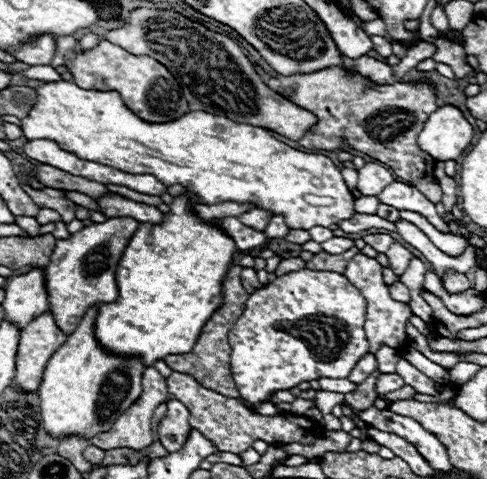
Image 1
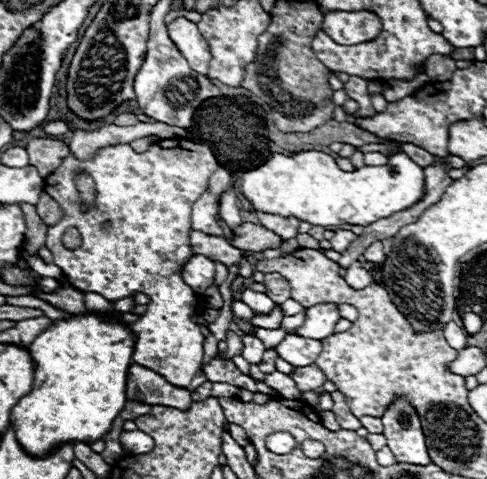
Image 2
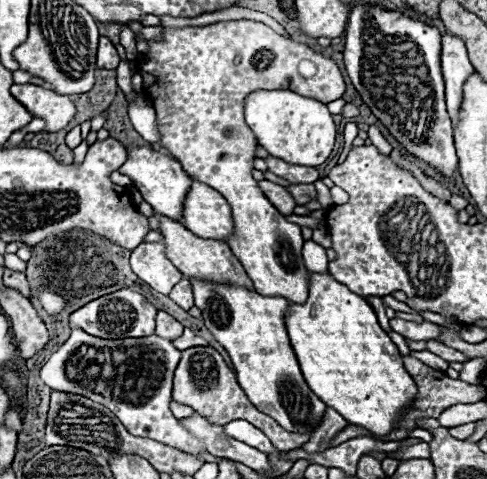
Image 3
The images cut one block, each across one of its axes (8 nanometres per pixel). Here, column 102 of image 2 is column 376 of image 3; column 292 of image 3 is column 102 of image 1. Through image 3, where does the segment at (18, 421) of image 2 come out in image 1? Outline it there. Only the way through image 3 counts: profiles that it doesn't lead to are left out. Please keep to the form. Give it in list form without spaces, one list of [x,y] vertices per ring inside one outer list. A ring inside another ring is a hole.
[[[188,196],[174,198],[162,224],[140,224],[130,238],[128,248],[116,266],[116,284],[120,292],[118,300],[98,306],[96,340],[104,350],[122,356],[138,356],[146,366],[152,366],[156,360],[162,360],[168,354],[192,352],[202,326],[222,304],[220,282],[226,276],[228,262],[232,260],[236,246],[216,226],[196,218],[188,206],[192,206]]]

